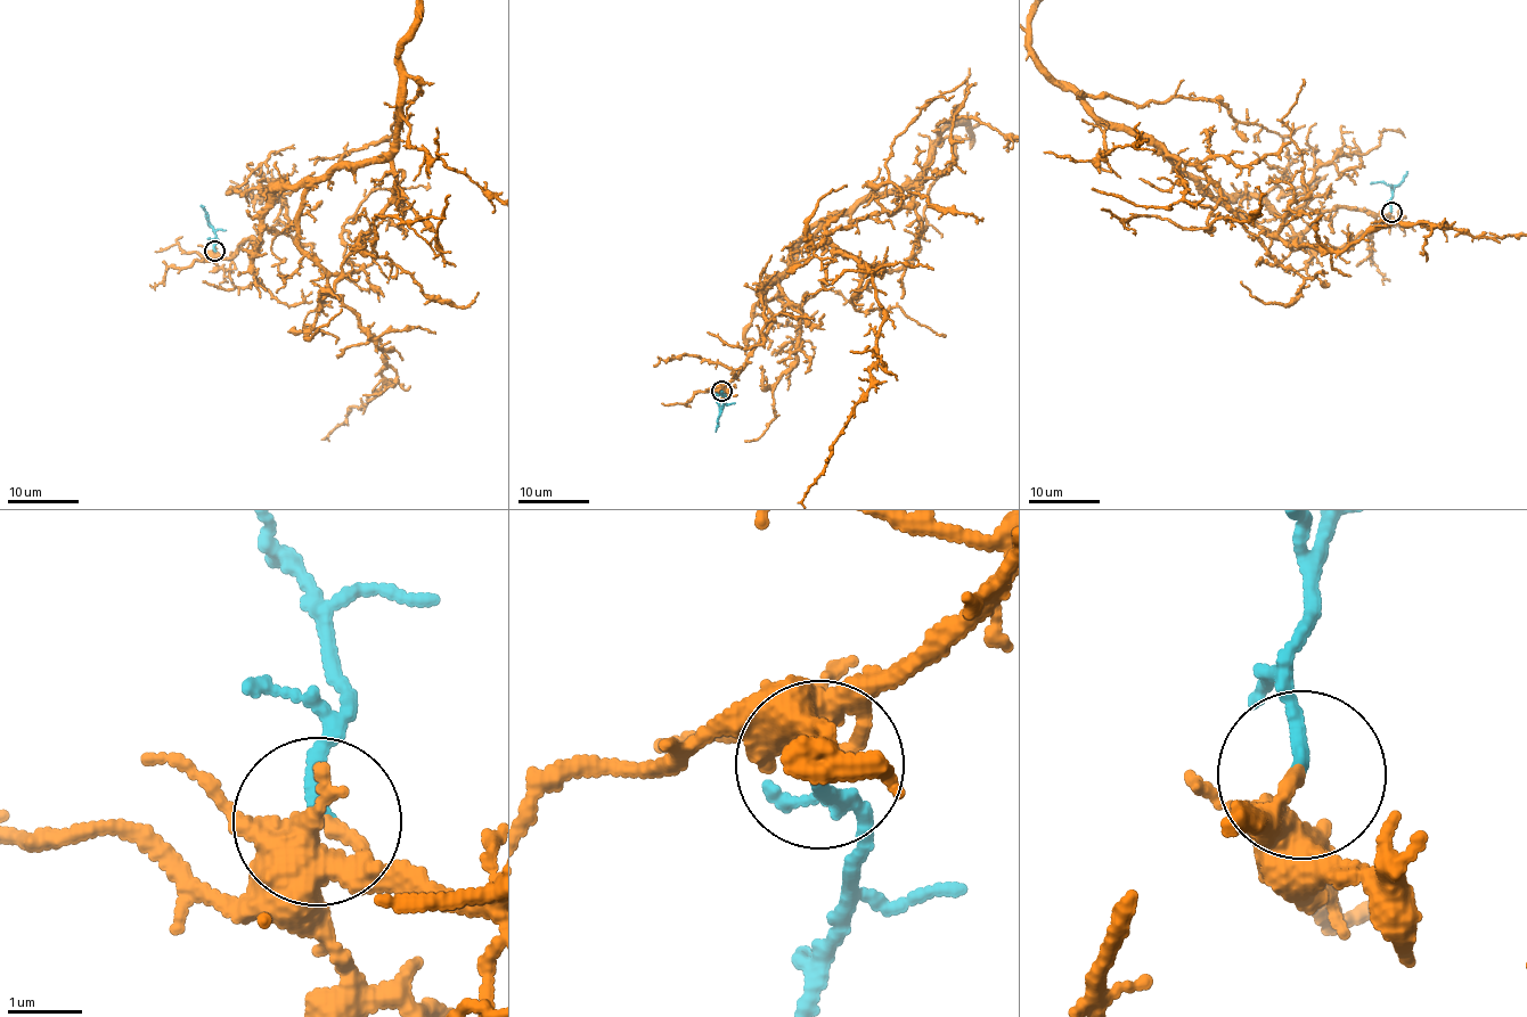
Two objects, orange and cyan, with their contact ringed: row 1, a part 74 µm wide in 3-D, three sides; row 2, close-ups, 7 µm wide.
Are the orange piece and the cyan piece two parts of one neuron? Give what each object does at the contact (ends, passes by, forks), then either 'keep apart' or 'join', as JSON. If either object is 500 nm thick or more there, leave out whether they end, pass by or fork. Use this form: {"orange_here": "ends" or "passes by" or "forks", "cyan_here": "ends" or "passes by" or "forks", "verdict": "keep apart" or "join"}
{"orange_here": "ends", "cyan_here": "ends", "verdict": "join"}

